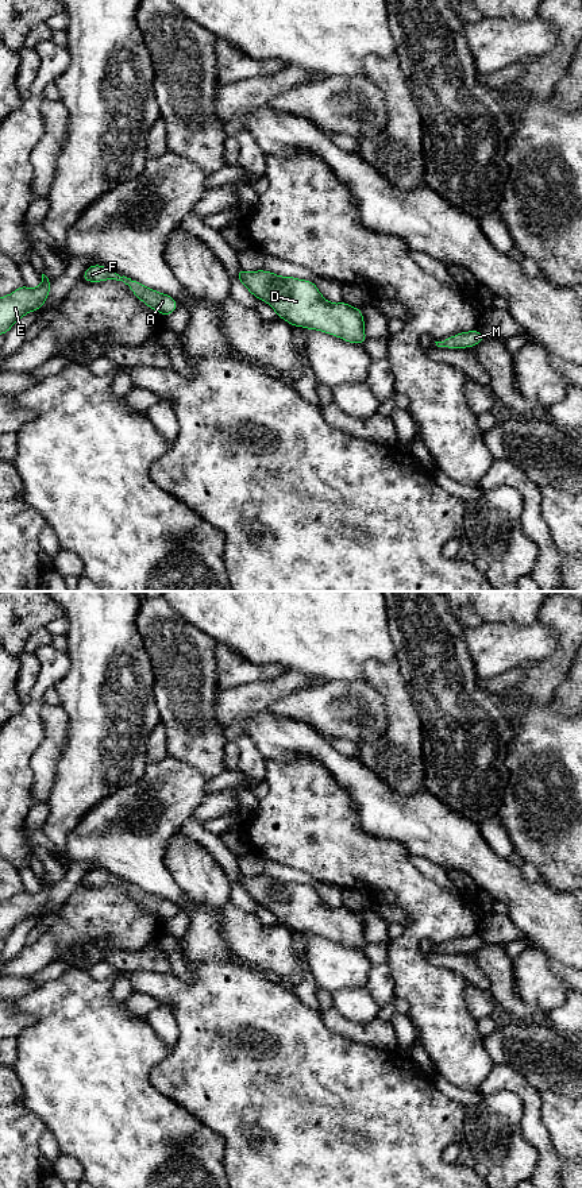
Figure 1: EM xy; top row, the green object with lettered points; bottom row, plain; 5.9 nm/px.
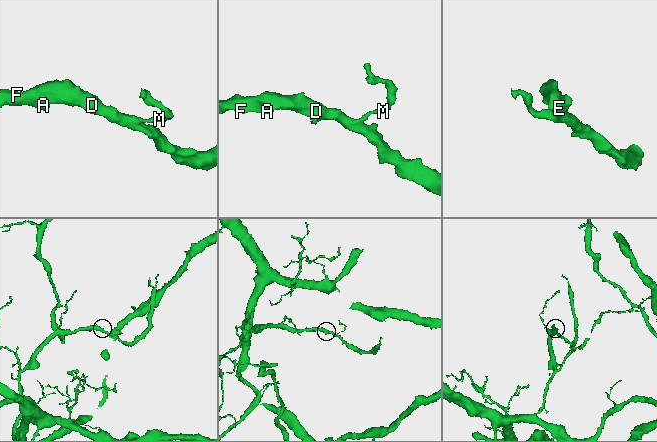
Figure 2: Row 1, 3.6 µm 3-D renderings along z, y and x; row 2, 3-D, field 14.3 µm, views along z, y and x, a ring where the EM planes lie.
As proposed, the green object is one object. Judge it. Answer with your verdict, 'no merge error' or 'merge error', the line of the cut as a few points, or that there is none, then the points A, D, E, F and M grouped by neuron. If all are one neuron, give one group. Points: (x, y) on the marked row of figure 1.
no merge error | no cut | A D E F M

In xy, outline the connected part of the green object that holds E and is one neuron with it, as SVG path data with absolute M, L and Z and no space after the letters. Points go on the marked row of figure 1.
M42 274L38 288L22 285L11 294L0 297L0 335L4 336L24 315L41 309L49 297L51 284L53 281Z

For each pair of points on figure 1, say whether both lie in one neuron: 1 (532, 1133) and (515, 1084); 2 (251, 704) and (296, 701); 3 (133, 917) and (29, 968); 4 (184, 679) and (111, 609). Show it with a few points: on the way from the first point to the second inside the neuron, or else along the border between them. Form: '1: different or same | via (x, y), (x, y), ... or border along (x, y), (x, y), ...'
1: same | via (532, 1121), (532, 1100), (527, 1095)
2: different | border along (300, 689), (274, 699), (266, 708)
3: same | via (107, 917), (83, 917), (54, 942)
4: different | border along (138, 609), (137, 629), (142, 637), (151, 671)

